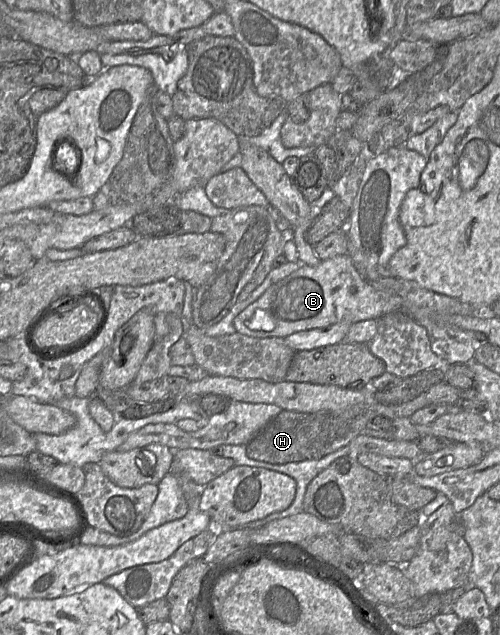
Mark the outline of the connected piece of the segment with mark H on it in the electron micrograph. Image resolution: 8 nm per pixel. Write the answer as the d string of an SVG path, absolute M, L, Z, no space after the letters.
M443 381L433 385L415 399L400 405L383 405L376 401L317 413L282 410L245 445L246 453L254 460L271 464L319 459L349 445L361 433L365 424L376 416L384 416L391 420L399 417L410 418L417 410L431 404L459 406L460 394L461 390Z

